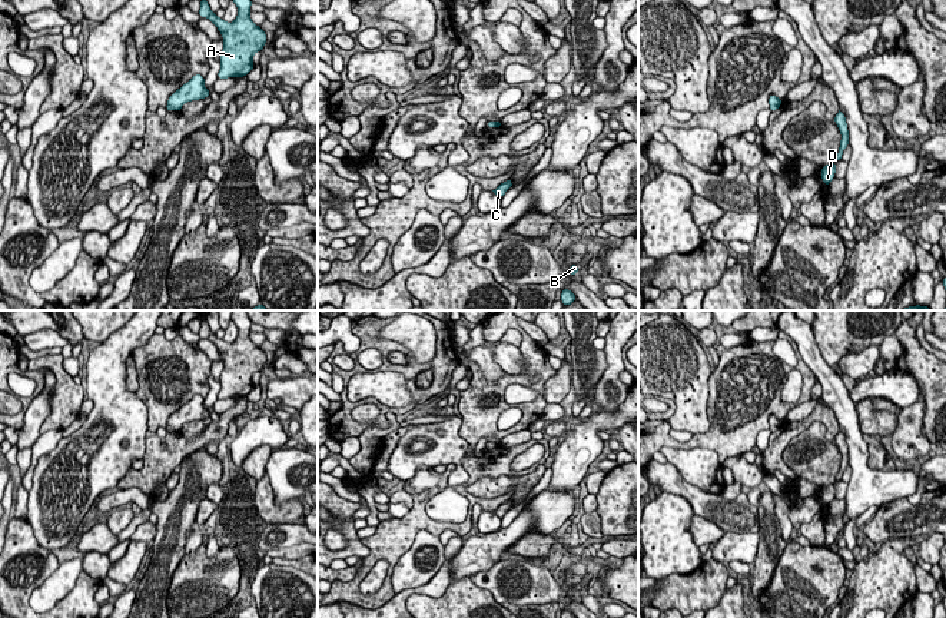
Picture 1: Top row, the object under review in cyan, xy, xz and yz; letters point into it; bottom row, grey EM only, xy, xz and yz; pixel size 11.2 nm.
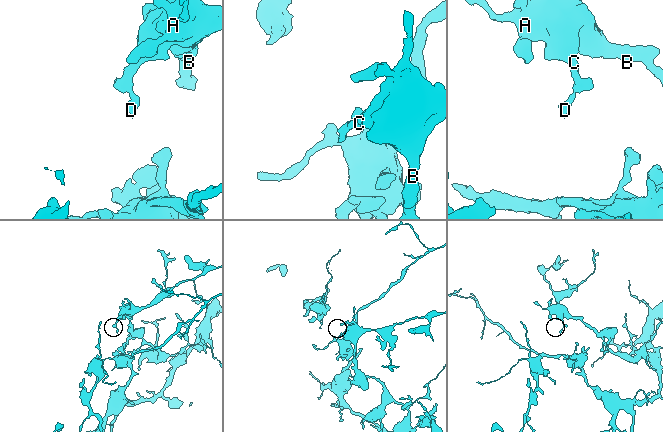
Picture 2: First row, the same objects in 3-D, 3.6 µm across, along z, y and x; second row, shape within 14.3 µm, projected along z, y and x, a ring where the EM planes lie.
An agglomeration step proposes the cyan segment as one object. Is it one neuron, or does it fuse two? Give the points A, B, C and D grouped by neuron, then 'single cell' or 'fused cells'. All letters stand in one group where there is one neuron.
groups A B C D; single cell

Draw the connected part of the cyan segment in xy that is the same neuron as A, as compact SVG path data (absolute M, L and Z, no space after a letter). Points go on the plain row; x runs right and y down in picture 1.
M233 310L232 320L238 326L238 338L233 343L219 339L202 315L199 336L209 339L223 358L220 373L220 391L218 399L243 398L253 389L253 375L266 365L266 353L256 346L249 335L252 322L245 310Z

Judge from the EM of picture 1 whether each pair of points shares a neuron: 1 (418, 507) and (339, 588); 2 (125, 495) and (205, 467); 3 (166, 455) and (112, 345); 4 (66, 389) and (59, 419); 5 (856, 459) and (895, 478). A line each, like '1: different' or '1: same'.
1: same
2: different
3: different
4: same
5: same

